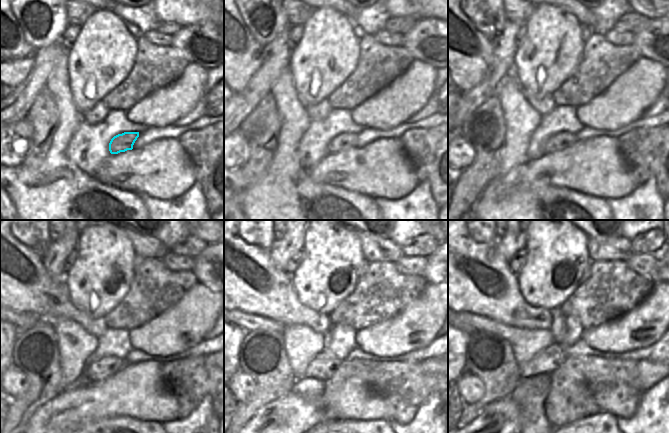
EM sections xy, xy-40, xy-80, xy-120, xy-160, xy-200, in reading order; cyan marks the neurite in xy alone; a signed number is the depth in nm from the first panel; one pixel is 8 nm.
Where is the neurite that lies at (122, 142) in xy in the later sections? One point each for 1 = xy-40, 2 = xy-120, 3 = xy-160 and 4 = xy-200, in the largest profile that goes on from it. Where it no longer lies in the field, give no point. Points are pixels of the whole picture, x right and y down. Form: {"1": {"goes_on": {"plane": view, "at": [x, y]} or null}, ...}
{"1": {"goes_on": {"plane": "xy-40", "at": [341, 142]}}, "2": {"goes_on": {"plane": "xy-120", "at": [96, 371]}}, "3": {"goes_on": {"plane": "xy-160", "at": [322, 367]}}, "4": {"goes_on": {"plane": "xy-200", "at": [550, 359]}}}

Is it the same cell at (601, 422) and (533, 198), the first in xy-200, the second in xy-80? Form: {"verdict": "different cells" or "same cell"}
{"verdict": "same cell"}

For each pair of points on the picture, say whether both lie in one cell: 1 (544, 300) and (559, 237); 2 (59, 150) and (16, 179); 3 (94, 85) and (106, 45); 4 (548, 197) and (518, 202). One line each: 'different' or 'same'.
1: same
2: same
3: same
4: same

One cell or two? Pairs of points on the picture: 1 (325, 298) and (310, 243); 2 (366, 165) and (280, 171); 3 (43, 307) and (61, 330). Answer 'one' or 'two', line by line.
1: one
2: two
3: two

